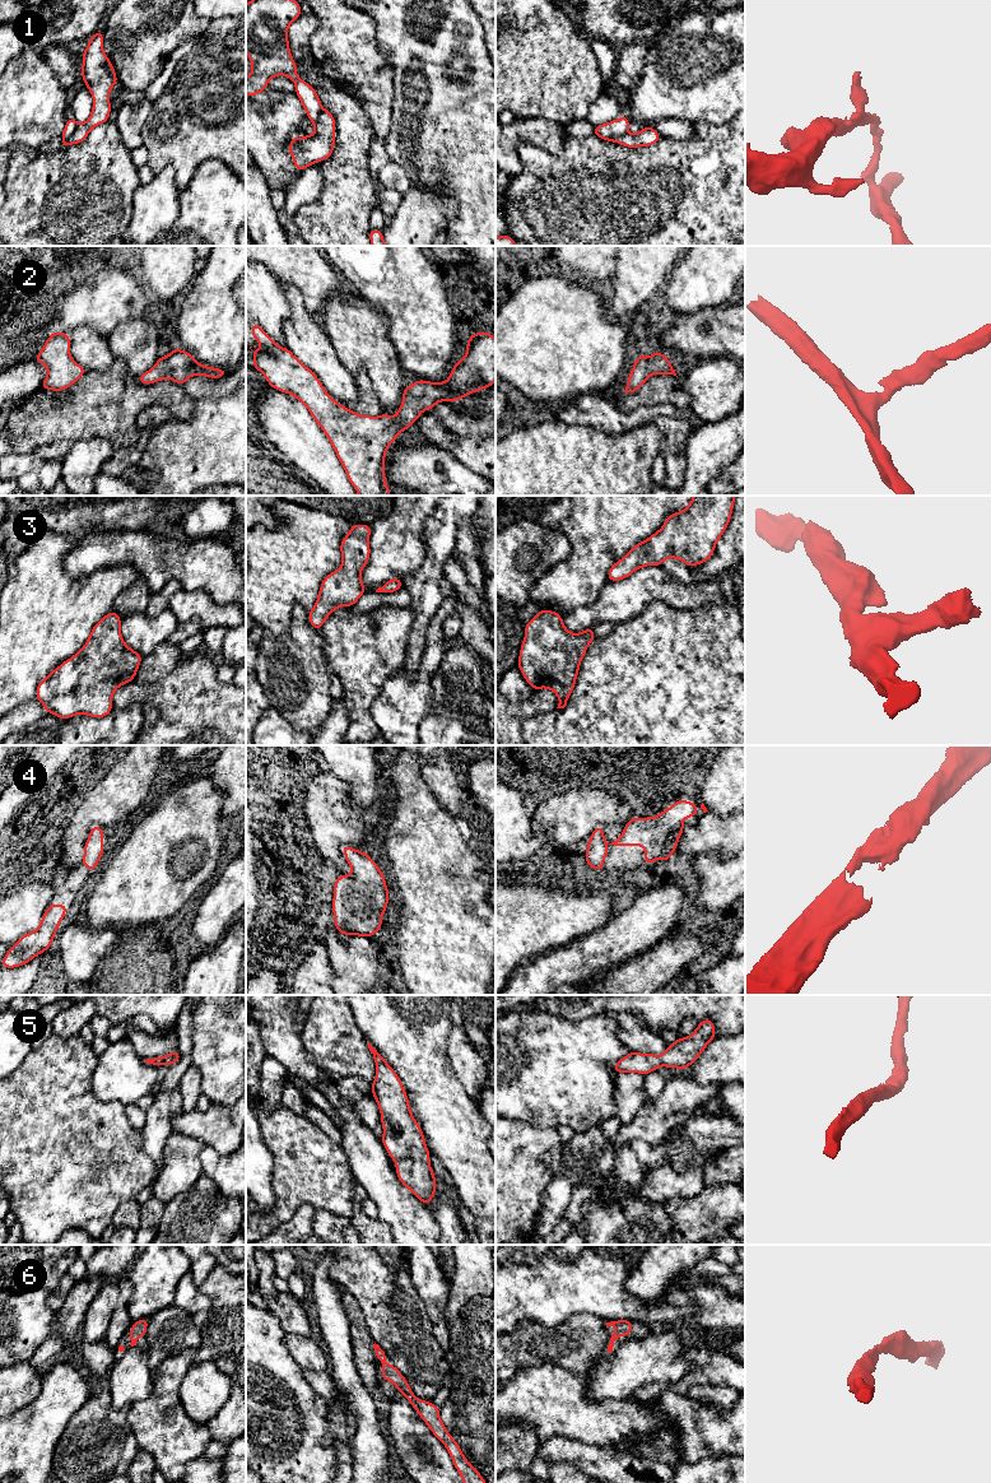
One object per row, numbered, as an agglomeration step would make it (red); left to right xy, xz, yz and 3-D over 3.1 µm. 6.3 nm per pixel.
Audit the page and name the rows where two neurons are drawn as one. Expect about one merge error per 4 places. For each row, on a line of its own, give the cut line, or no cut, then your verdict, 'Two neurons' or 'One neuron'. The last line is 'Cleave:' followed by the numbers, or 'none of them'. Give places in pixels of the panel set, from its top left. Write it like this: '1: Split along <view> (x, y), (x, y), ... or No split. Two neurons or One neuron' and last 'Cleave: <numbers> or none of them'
1: Split along xy (78, 124), (64, 142). Two neurons
2: No split. One neuron
3: No split. One neuron
4: No split. One neuron
5: No split. One neuron
6: No split. One neuron
Cleave: 1

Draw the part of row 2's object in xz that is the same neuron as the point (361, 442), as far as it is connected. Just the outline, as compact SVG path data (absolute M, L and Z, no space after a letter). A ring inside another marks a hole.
M252 322L251 333L262 347L252 350L252 367L260 371L269 386L297 398L311 413L315 422L329 438L346 476L358 496L391 496L385 478L385 456L389 446L400 432L405 432L424 410L433 410L439 401L457 401L469 394L489 389L496 382L496 339L489 331L475 333L466 341L466 354L451 369L445 382L418 380L403 391L403 403L395 417L382 413L380 417L360 415L335 401L325 390L316 373L306 367L292 352L280 348L257 324Z

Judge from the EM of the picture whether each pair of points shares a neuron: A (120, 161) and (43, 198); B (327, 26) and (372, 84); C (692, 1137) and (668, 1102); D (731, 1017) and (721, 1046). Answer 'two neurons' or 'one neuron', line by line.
A: one neuron
B: one neuron
C: two neurons
D: two neurons

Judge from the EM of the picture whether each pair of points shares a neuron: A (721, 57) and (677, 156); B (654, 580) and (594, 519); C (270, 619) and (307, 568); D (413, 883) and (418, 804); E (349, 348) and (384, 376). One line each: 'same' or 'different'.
A: different
B: different
C: same
D: same
E: same

